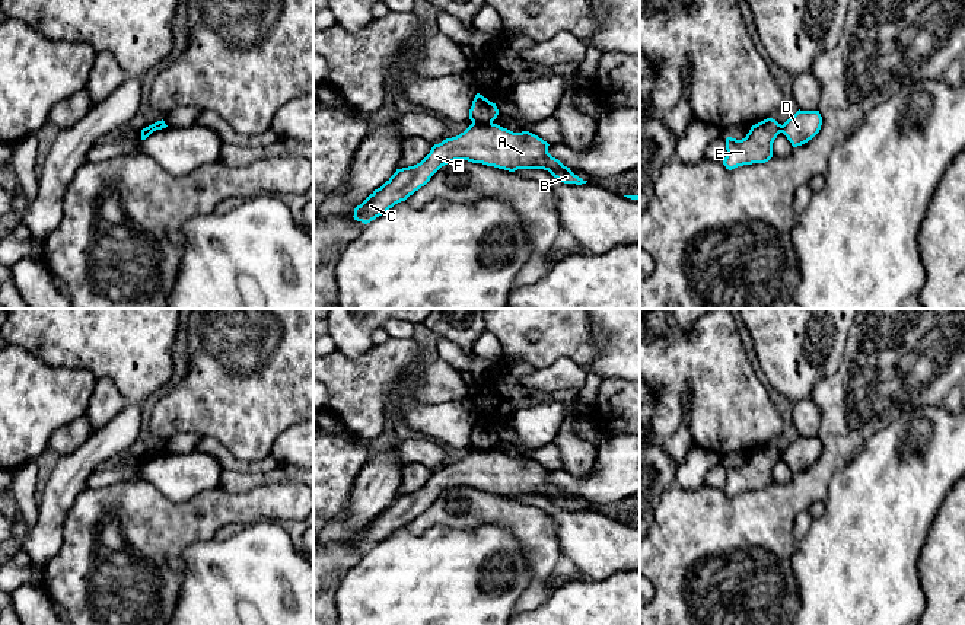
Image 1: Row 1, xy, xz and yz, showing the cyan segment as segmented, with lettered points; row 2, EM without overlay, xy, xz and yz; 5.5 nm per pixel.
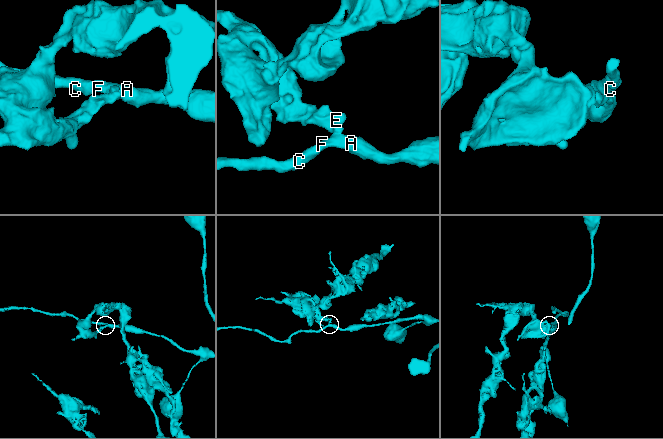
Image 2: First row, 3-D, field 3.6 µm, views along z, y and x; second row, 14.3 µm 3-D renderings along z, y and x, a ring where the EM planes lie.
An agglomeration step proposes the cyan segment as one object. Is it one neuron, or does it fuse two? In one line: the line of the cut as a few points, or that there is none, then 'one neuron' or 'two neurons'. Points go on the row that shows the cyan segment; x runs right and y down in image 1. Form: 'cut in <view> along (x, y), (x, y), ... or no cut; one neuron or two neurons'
cut in xz along (473, 121), (491, 123); two neurons

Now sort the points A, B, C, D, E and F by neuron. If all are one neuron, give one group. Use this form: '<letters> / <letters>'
A B C D F / E

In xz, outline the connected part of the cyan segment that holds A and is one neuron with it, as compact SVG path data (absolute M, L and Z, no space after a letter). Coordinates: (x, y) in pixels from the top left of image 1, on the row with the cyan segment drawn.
M471 124L456 137L434 144L417 165L396 172L360 205L354 208L354 220L364 224L386 213L395 204L424 186L445 165L455 160L482 163L509 172L517 169L544 169L564 184L582 185L583 181L570 168L548 153L548 143L538 135L513 133L497 124Z

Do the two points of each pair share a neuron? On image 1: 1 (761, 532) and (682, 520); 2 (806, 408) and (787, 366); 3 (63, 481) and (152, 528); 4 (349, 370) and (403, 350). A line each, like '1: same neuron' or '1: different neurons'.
1: same neuron
2: different neurons
3: different neurons
4: same neuron

